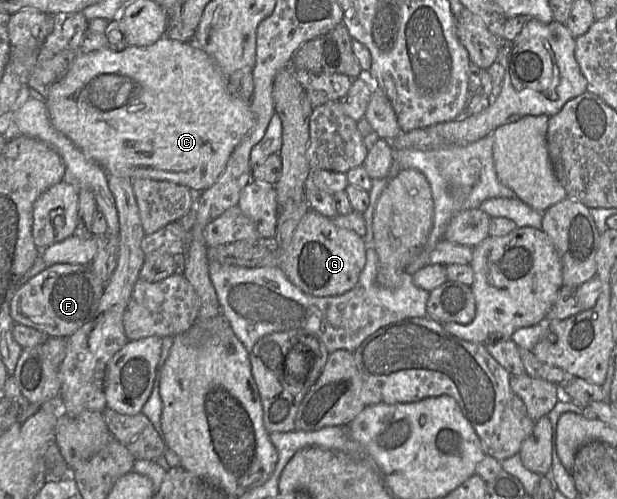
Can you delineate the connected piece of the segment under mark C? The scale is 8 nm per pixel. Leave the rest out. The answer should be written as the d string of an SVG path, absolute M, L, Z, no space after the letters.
M167 36L149 46L127 46L121 51L103 48L78 54L66 75L50 90L45 102L54 128L68 137L90 160L98 163L107 175L125 177L131 181L136 179L168 181L200 192L215 184L231 154L254 125L250 102L230 93L228 76L221 71L215 61L194 42L182 42Z

